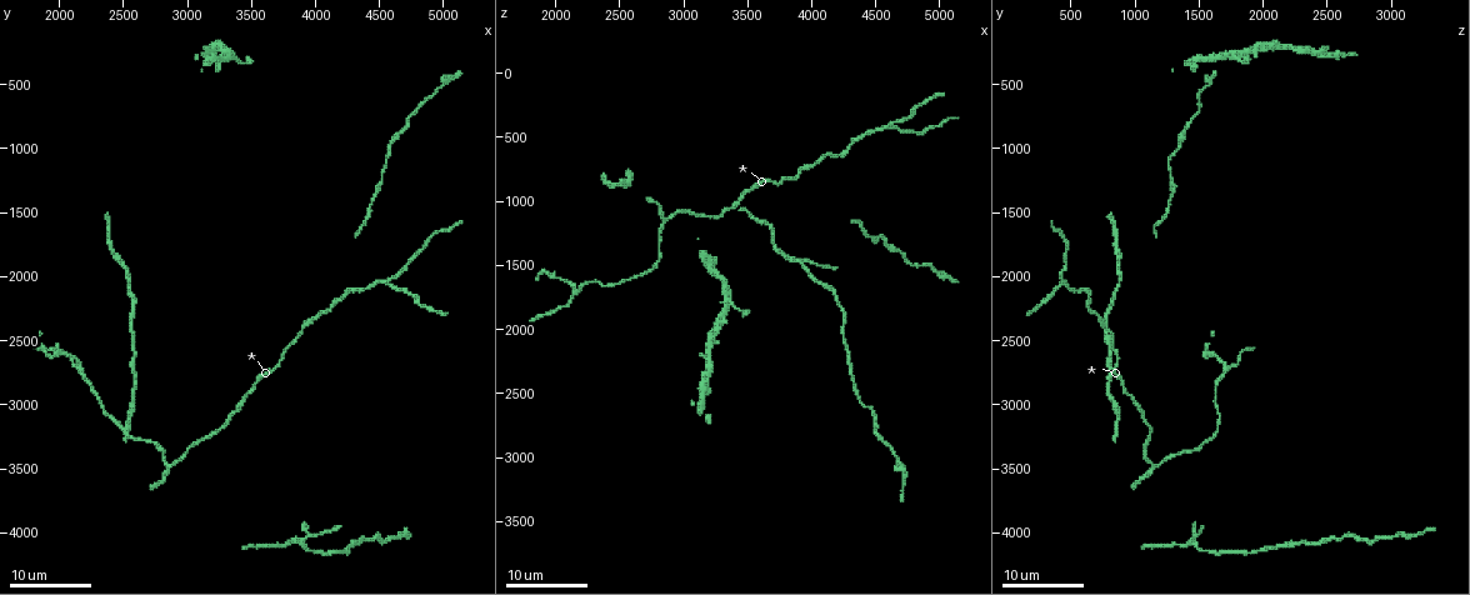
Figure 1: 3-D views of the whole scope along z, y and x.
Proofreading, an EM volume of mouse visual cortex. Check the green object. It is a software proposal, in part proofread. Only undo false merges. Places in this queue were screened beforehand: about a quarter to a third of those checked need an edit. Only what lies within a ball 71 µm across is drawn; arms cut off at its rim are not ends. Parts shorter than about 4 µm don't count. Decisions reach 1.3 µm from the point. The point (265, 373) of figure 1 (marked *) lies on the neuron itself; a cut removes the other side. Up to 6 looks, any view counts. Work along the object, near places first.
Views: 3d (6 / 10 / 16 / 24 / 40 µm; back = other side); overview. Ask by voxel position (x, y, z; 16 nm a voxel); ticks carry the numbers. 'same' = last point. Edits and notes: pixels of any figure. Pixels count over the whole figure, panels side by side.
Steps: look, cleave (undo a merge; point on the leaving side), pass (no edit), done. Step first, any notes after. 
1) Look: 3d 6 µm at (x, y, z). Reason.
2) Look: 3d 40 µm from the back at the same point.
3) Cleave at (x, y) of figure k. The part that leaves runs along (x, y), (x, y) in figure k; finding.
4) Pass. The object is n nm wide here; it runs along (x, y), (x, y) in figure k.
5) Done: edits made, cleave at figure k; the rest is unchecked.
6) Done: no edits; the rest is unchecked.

Look: 3d 24 µm at (3920, 4080, 1480). Four arms meet.

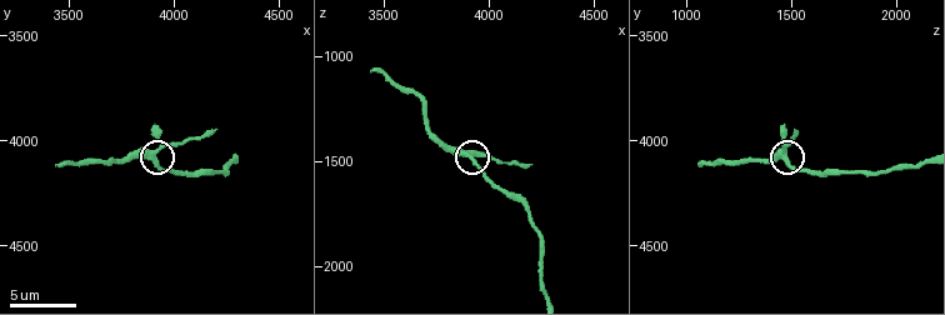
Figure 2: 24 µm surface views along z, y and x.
Look: 3d 10 µm at (3900, 4060, 1460).

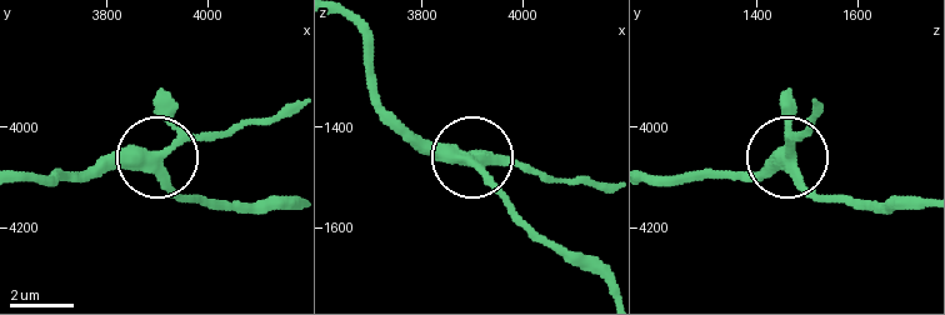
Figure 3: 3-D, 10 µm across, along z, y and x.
Pass. Continuous, no second neuron.

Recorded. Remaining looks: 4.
Look: 3d 16 µm at (2840, 3500, 1160). Two arms in line, one across.

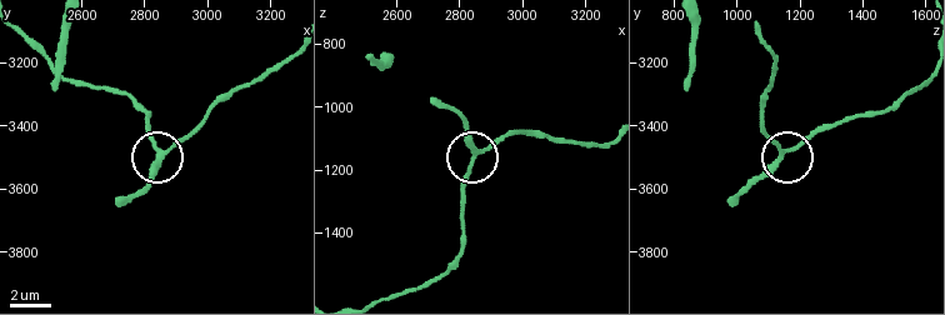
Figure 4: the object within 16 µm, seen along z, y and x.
Look: 3d 6 µm at (2840, 3480, 1160).

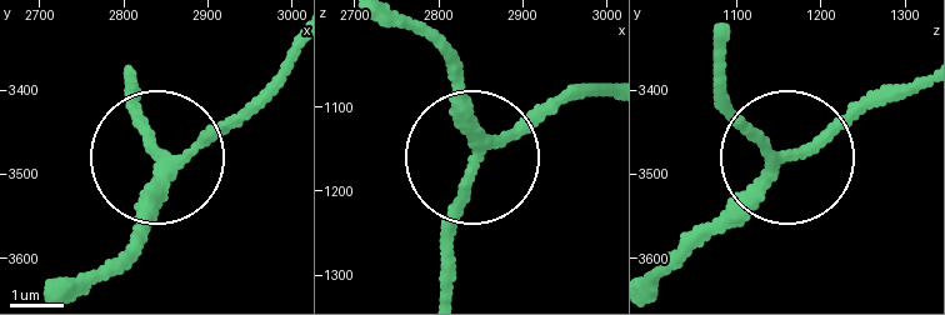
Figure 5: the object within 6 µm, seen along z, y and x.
Pass. It runs along (606, 95), (566, 99), (485, 153), (445, 251) in figure 5; continuous, no second neuron.

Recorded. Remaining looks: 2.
Look: 3d 16 µm at (2160, 2700, 1740). Branch point.

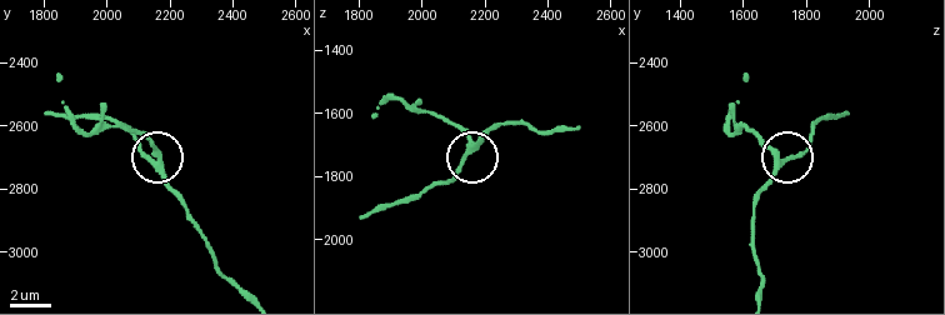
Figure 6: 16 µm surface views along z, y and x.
Look: 3d 10 µm at (2150, 2700, 1720).

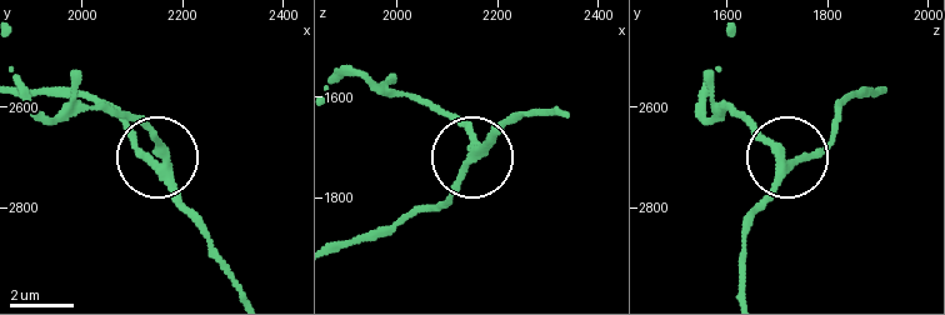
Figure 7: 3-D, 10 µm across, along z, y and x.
Pass. The object is 270 nm wide here; it runs along (564, 114), (519, 114), (473, 160), (451, 198), (435, 205) in figure 7; one neuron here.

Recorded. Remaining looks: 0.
Done: no edits; the rest is unchecked.

